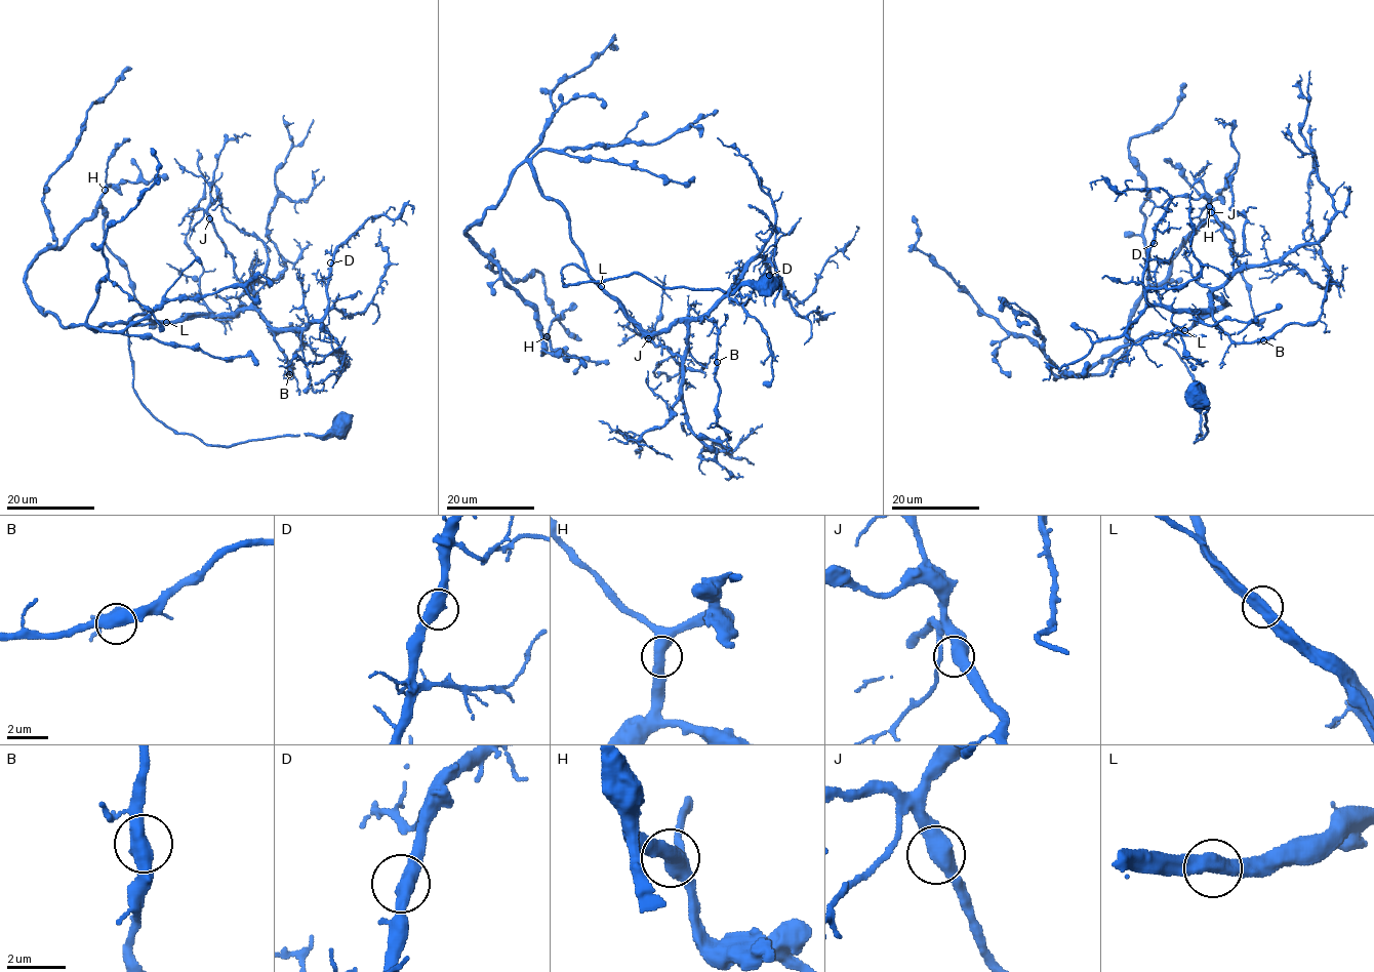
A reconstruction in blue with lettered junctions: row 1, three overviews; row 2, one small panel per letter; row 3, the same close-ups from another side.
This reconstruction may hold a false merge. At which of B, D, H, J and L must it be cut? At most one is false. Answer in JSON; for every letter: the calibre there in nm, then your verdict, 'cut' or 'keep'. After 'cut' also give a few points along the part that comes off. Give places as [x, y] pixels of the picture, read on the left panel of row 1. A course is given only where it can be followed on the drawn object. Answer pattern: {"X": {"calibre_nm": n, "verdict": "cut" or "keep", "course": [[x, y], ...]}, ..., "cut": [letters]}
{"B": {"calibre_nm": 550, "verdict": "keep"}, "D": {"calibre_nm": 500, "verdict": "keep"}, "H": {"calibre_nm": 480, "verdict": "keep"}, "J": {"calibre_nm": 500, "verdict": "keep"}, "L": {"calibre_nm": 500, "verdict": "keep"}, "cut": []}

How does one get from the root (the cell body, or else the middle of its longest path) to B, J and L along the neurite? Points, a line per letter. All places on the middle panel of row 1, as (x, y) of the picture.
B: (765, 281), (731, 292), (631, 274), (563, 287), (562, 269), (578, 265), (648, 332), (704, 317), (717, 362)
J: (765, 281), (563, 287), (562, 269), (578, 265), (648, 332), (683, 322), (688, 349), (648, 338)
L: (765, 281), (740, 283), (731, 292), (662, 287), (631, 274), (563, 287), (562, 269), (578, 265), (601, 286)

